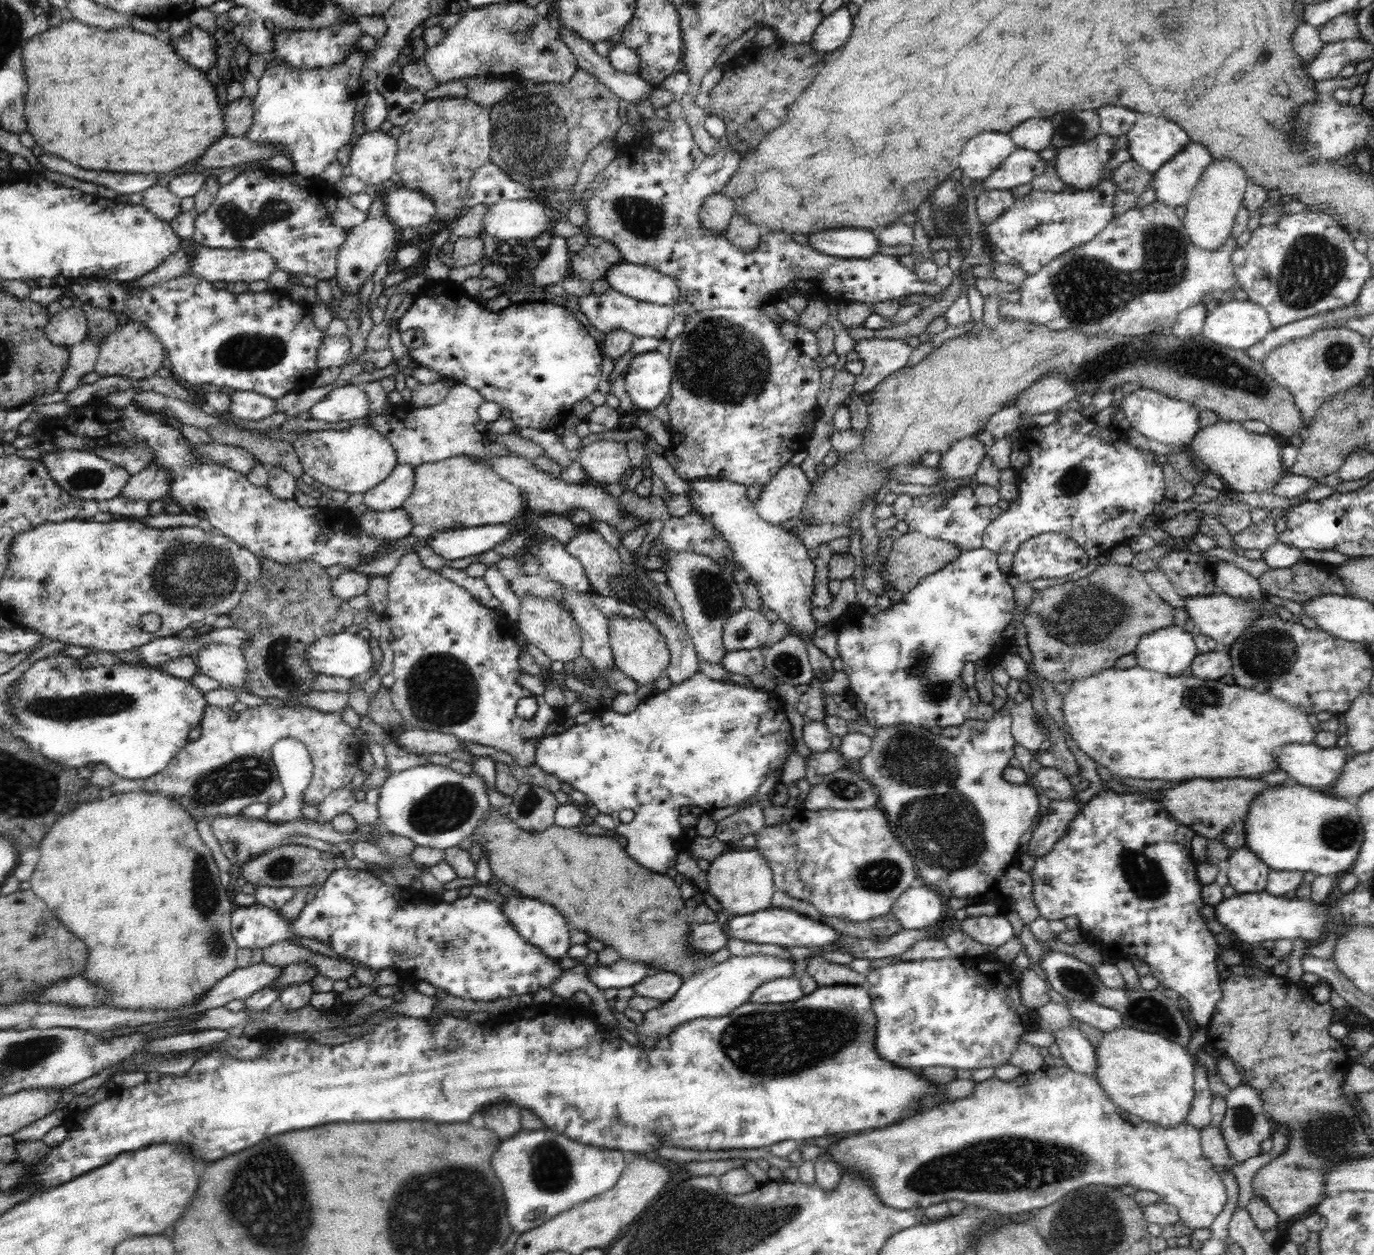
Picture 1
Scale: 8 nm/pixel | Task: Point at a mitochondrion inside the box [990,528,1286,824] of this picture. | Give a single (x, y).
(1089, 615)

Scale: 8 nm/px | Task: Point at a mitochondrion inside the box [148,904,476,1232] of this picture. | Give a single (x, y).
(452, 946)

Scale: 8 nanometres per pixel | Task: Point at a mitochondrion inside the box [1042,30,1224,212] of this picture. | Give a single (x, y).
(1073, 128)

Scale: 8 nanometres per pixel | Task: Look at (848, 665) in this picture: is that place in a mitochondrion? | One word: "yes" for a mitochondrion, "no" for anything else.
no

